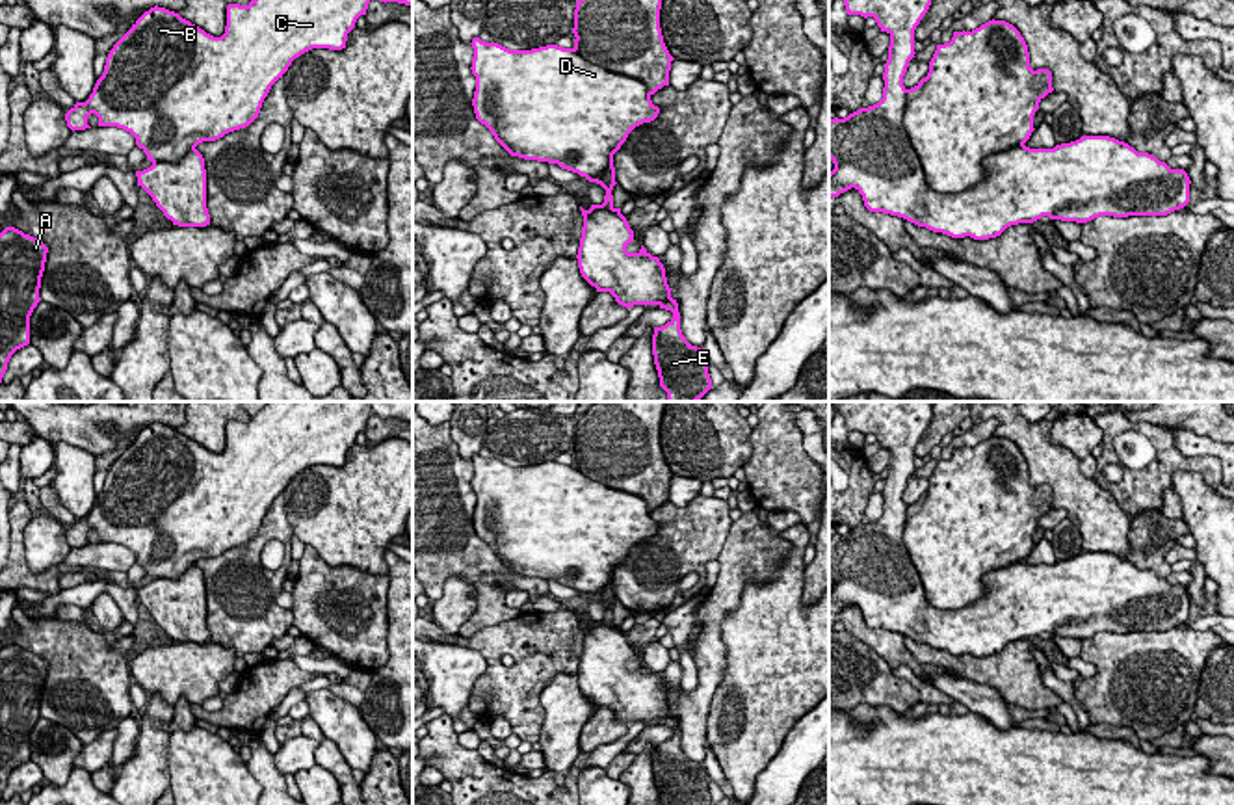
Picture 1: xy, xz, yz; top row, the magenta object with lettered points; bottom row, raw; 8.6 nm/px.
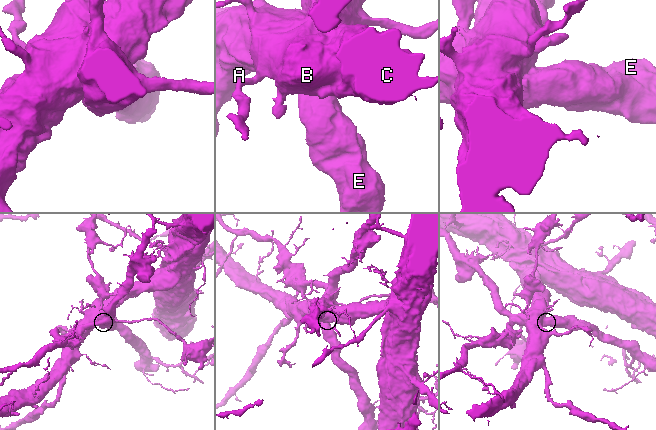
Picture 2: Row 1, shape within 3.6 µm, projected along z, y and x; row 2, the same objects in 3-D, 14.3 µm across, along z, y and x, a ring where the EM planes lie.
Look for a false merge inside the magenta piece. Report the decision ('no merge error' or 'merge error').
merge error

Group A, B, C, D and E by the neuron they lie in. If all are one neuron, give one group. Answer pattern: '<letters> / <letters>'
A B C D / E

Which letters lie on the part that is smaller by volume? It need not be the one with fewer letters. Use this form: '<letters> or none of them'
E

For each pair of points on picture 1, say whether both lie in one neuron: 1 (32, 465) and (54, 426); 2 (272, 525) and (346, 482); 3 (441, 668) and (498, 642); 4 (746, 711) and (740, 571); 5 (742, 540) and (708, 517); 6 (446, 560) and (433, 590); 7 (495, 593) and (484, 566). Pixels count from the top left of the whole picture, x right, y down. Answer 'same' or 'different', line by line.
1: different
2: different
3: different
4: different
5: different
6: same
7: different

